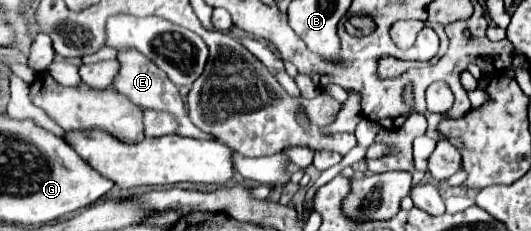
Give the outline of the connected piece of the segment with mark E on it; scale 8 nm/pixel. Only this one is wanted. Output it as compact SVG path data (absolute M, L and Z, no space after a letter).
M136 50L118 52L118 62L122 64L122 68L120 68L114 84L116 84L116 90L120 94L124 94L132 104L140 106L142 110L156 110L156 112L170 112L170 114L174 114L176 120L178 120L178 128L174 130L174 134L178 134L178 136L192 136L192 138L204 138L206 136L204 132L200 132L188 120L188 112L186 112L186 106L184 106L184 102L180 98L178 88L168 80L168 76L154 62L150 62L146 56L142 56Z

